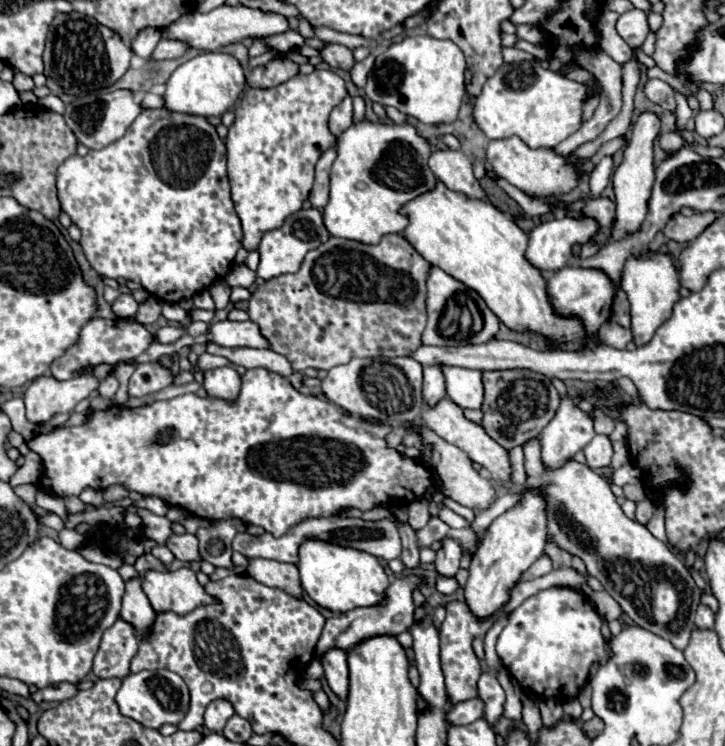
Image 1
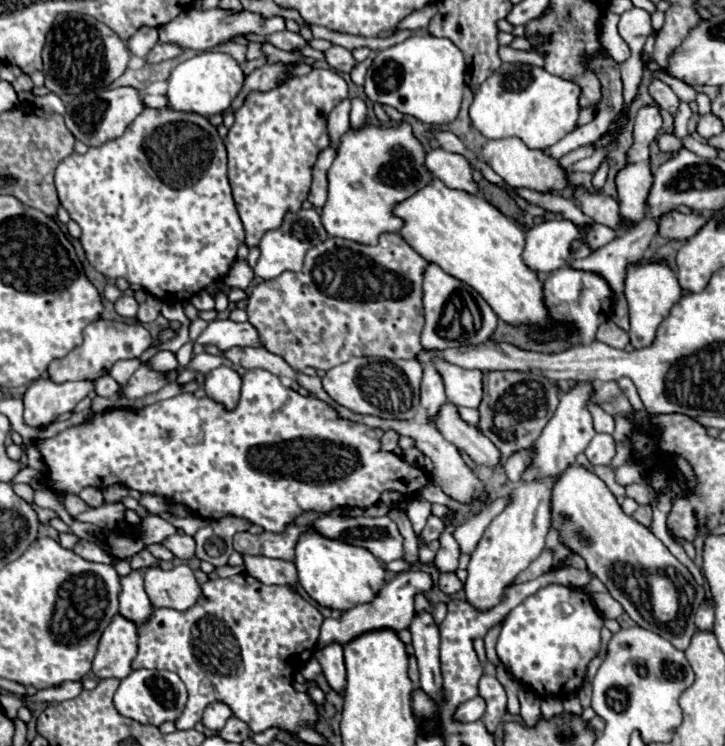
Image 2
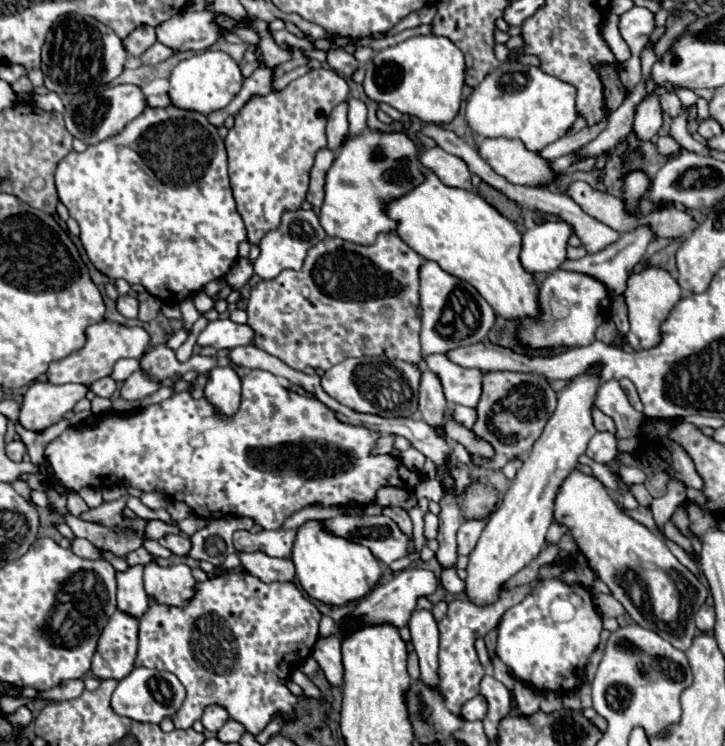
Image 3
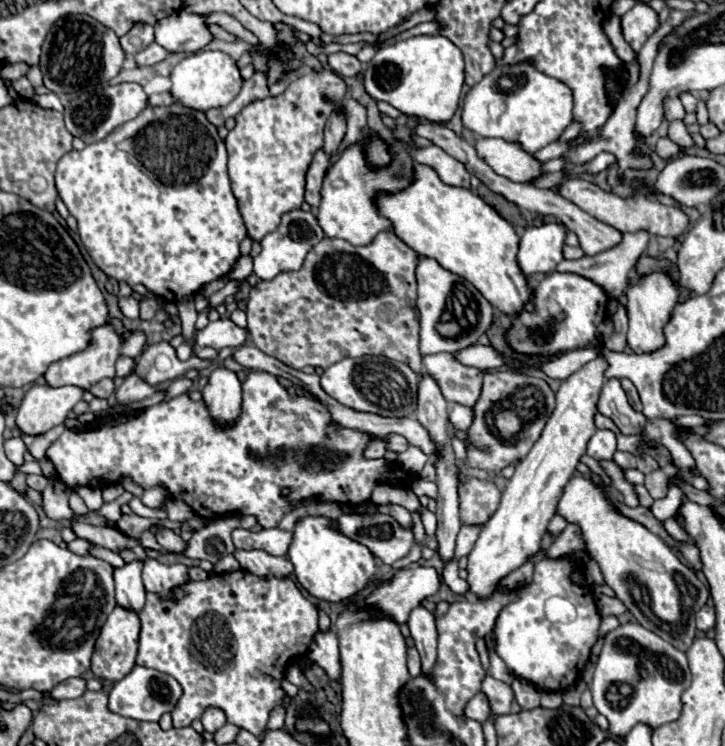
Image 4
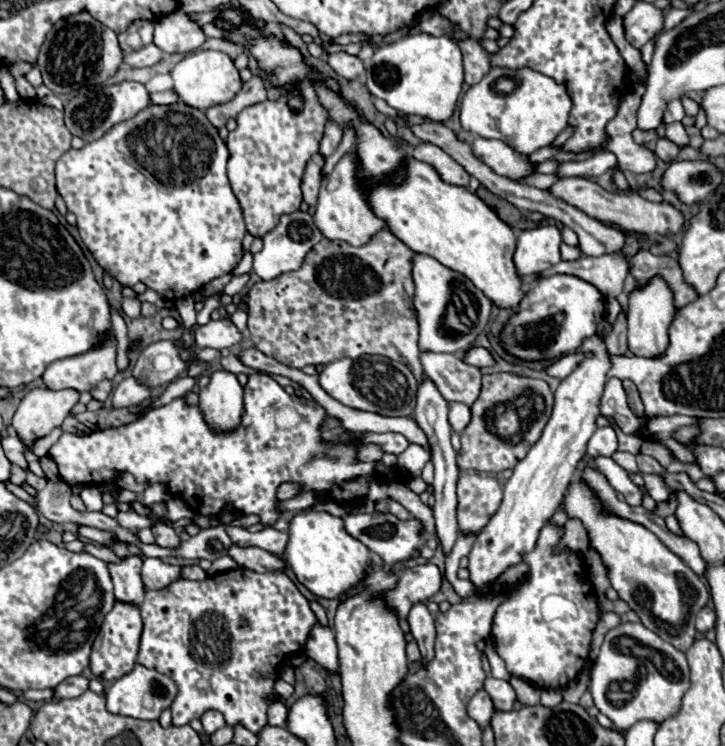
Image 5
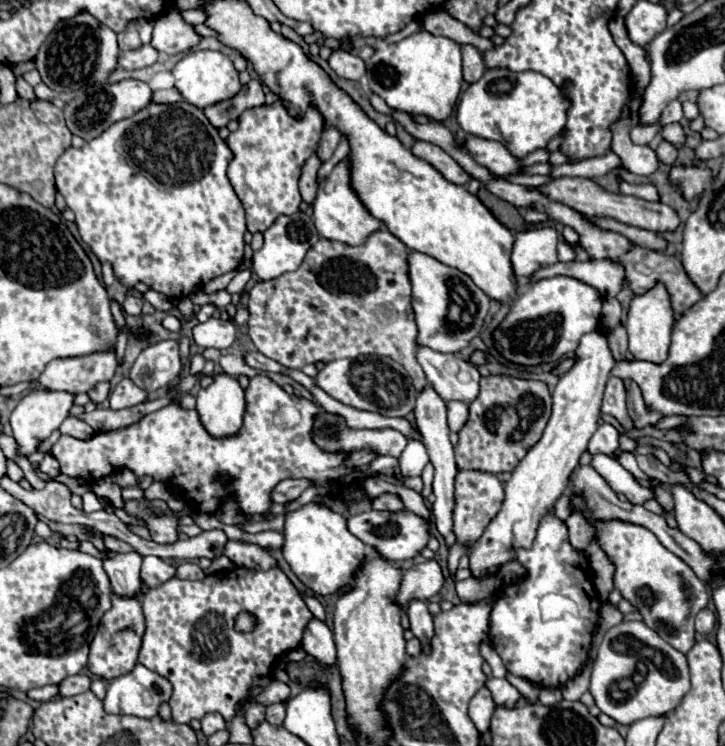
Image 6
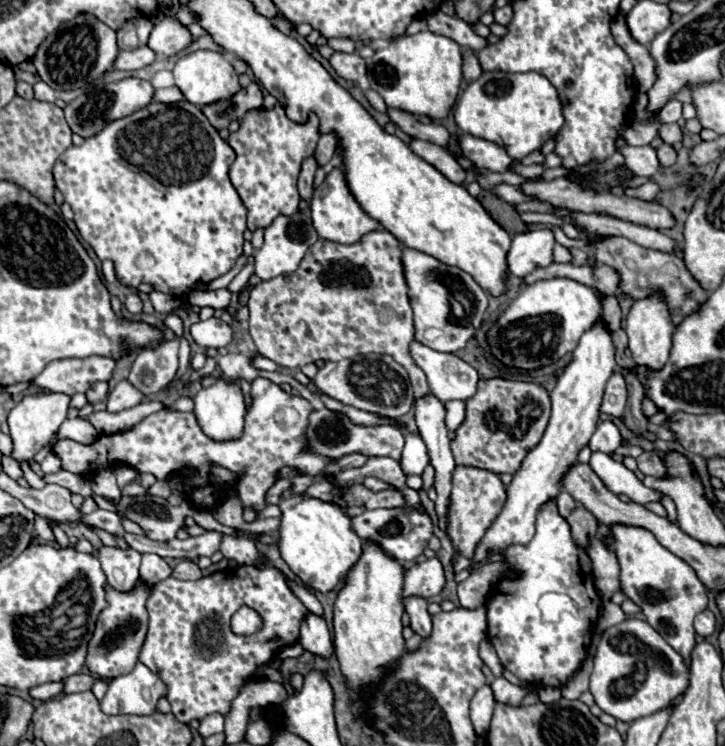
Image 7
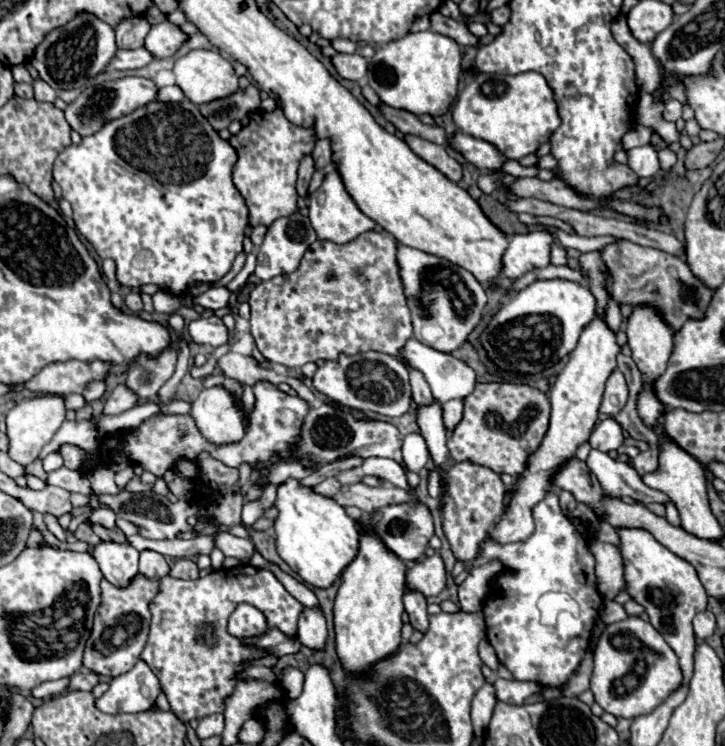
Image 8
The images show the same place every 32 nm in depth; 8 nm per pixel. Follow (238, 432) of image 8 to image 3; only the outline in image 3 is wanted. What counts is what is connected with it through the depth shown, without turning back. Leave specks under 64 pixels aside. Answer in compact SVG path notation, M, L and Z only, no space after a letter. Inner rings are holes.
M214 368L208 374L204 398L216 406L214 410L226 418L234 416L240 408L240 378L232 368Z

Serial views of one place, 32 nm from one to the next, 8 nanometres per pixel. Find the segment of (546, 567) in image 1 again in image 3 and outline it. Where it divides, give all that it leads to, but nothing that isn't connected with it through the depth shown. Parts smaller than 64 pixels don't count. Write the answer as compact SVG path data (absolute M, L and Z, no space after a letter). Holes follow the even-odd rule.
M572 470L572 476L564 480L564 488L560 488L560 496L556 496L554 518L566 524L572 536L566 532L556 544L546 546L540 556L512 576L504 588L532 582L538 568L556 558L554 550L566 550L572 546L570 540L574 538L580 552L588 558L588 564L600 574L600 580L612 590L614 598L624 604L632 620L636 620L642 628L656 632L678 650L690 648L692 638L696 636L694 618L690 616L694 616L706 602L708 590L686 566L676 560L660 536L624 514L602 482L580 470Z

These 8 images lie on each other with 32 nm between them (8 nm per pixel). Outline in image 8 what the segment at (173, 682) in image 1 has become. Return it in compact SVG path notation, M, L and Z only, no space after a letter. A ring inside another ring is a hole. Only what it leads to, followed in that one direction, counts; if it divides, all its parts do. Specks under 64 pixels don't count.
M138 660L132 670L110 682L110 688L94 700L94 706L104 714L152 710L160 690L160 682L150 666L144 660Z

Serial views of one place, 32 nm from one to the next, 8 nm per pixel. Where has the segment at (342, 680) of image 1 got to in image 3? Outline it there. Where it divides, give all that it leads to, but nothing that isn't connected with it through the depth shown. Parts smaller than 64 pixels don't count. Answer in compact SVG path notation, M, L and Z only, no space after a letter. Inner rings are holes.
M318 636L316 644L312 646L310 654L318 666L324 670L326 678L330 680L332 686L342 686L342 676L344 676L344 666L340 660L340 640L332 636Z

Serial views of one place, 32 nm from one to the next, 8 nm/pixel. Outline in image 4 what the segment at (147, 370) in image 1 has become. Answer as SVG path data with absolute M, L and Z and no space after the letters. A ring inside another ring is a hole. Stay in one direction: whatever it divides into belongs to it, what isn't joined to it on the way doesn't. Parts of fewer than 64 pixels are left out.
M126 376L124 382L116 388L116 402L118 404L132 404L140 402L148 396L152 396L156 390L150 384L144 384L144 380L136 380L136 376Z

